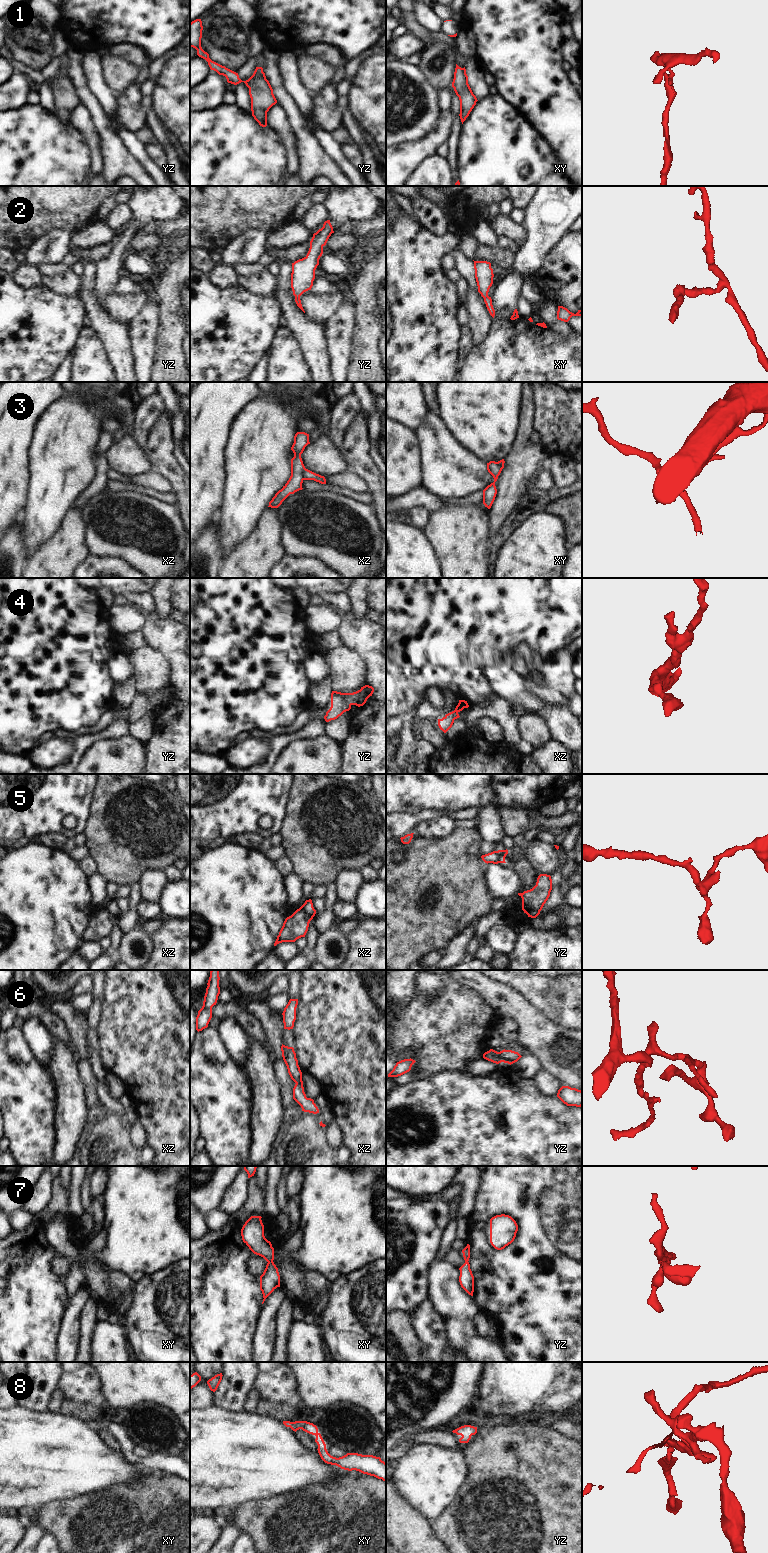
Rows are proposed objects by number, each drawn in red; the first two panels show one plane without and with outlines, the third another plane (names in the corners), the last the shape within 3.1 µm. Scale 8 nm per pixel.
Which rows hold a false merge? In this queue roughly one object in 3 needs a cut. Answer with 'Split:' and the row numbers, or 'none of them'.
Split: 1, 3, 5, 6

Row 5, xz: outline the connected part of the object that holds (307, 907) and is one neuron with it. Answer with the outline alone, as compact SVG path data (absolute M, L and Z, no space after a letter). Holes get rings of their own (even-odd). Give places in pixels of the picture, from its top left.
M311 899L306 900L305 903L300 907L300 909L312 917L314 917L316 914L316 910L313 907L313 903Z

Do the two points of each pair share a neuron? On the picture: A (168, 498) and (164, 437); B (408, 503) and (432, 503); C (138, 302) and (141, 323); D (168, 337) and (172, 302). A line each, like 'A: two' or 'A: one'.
A: two
B: one
C: two
D: one

